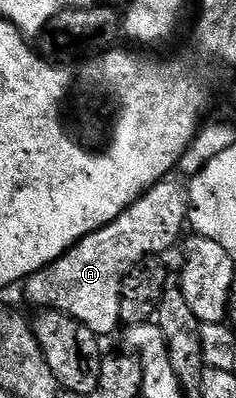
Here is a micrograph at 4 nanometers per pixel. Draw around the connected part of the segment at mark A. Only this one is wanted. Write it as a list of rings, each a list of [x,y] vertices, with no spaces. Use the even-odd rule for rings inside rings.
[[[172,181],[156,183],[125,213],[121,213],[109,225],[89,233],[79,243],[74,243],[65,254],[57,261],[53,261],[45,269],[41,269],[26,280],[27,299],[35,309],[60,311],[73,317],[78,323],[84,323],[94,335],[106,337],[121,327],[119,314],[121,313],[122,281],[136,263],[148,257],[162,256],[162,251],[167,251],[171,246],[180,242],[185,228],[189,223],[189,195]]]

